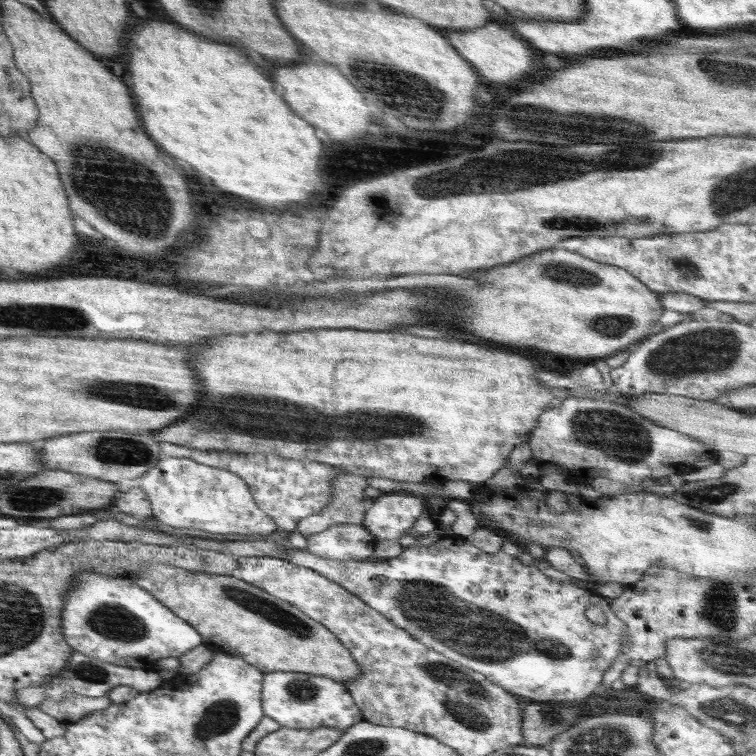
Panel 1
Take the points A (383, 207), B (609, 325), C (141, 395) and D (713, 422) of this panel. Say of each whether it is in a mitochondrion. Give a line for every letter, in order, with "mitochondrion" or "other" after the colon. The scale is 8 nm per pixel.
A: mitochondrion
B: mitochondrion
C: mitochondrion
D: other

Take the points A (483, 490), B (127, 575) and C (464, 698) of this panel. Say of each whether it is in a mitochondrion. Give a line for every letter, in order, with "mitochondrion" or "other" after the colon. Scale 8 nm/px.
A: other
B: other
C: mitochondrion

